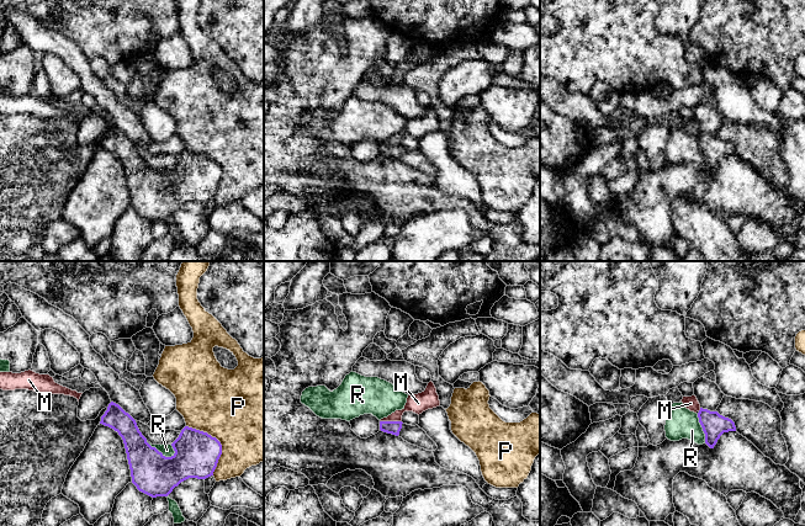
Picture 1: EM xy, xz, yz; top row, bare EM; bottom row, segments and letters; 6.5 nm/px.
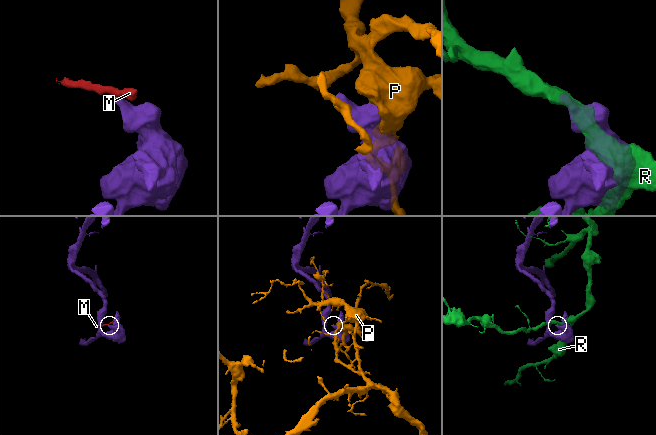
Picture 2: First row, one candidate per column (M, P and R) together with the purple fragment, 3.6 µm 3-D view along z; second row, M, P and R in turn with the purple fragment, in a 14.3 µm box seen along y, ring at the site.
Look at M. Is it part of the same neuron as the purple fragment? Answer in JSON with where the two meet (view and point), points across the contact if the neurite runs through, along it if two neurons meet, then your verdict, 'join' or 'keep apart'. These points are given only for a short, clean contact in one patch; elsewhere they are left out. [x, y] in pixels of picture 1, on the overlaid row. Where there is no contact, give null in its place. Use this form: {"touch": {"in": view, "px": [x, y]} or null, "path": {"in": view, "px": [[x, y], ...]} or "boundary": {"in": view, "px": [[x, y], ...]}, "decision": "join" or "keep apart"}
{"touch": {"in": "xz", "px": [391, 421]}, "boundary": {"in": "xz", "px": [[380, 420], [401, 421]]}, "decision": "keep apart"}

